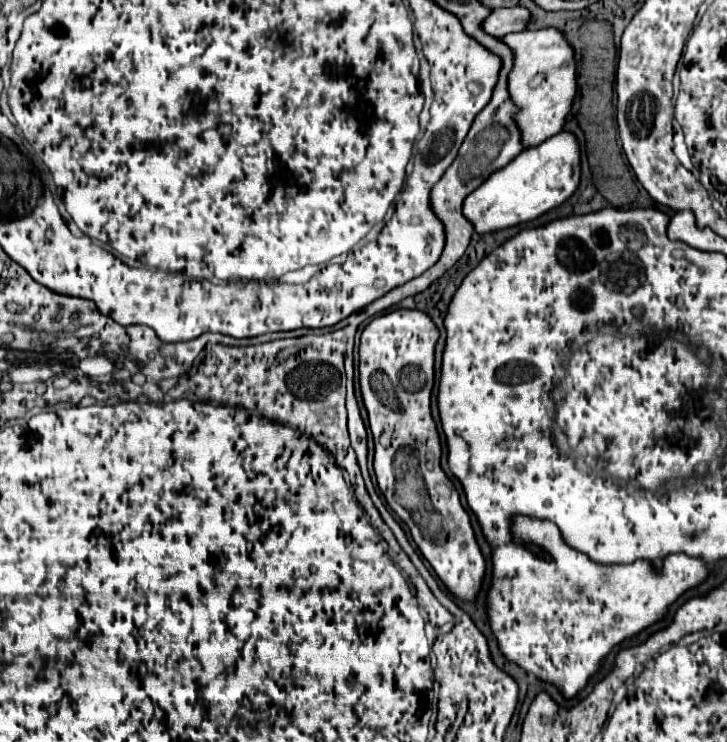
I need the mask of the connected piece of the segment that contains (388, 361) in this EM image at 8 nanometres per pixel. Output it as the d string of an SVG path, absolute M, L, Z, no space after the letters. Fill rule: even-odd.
M395 309L375 317L361 335L359 383L375 441L373 467L387 505L409 527L413 541L431 563L443 585L455 597L471 601L481 589L485 561L475 541L469 515L461 505L459 493L441 467L441 439L431 415L437 341L437 325L419 309ZM375 371L389 375L403 405L401 413L387 409L373 393L369 379Z

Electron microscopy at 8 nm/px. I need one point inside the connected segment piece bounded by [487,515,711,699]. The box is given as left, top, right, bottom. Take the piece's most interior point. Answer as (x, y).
(543, 623)

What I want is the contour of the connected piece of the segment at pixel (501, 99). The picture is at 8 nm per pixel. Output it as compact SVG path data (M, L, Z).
M455 15L455 17L461 21L461 27L469 37L477 39L483 47L487 47L489 51L493 51L493 55L497 55L501 59L499 81L497 81L497 87L493 89L493 99L489 101L485 111L481 111L481 115L477 115L477 119L473 121L473 127L469 129L457 159L449 165L449 171L445 171L445 175L439 179L437 187L433 187L431 207L433 207L433 213L437 215L437 219L441 219L443 227L445 227L445 251L441 253L441 259L435 263L435 269L439 269L439 271L425 271L425 275L421 275L417 279L411 279L403 287L397 287L397 289L389 291L389 295L385 295L383 301L393 301L393 305L403 301L405 297L411 297L411 295L417 295L417 293L425 291L433 281L437 281L447 269L451 269L461 259L461 255L465 253L465 249L471 241L471 235L473 235L473 225L461 213L463 199L469 193L473 193L491 173L495 173L497 169L505 167L511 159L515 159L523 149L521 139L519 139L521 135L519 135L517 123L513 121L513 109L515 107L513 107L513 101L509 99L509 93L507 93L507 73L513 67L513 51L507 45L503 45L499 39L483 33L481 23L487 15Z

